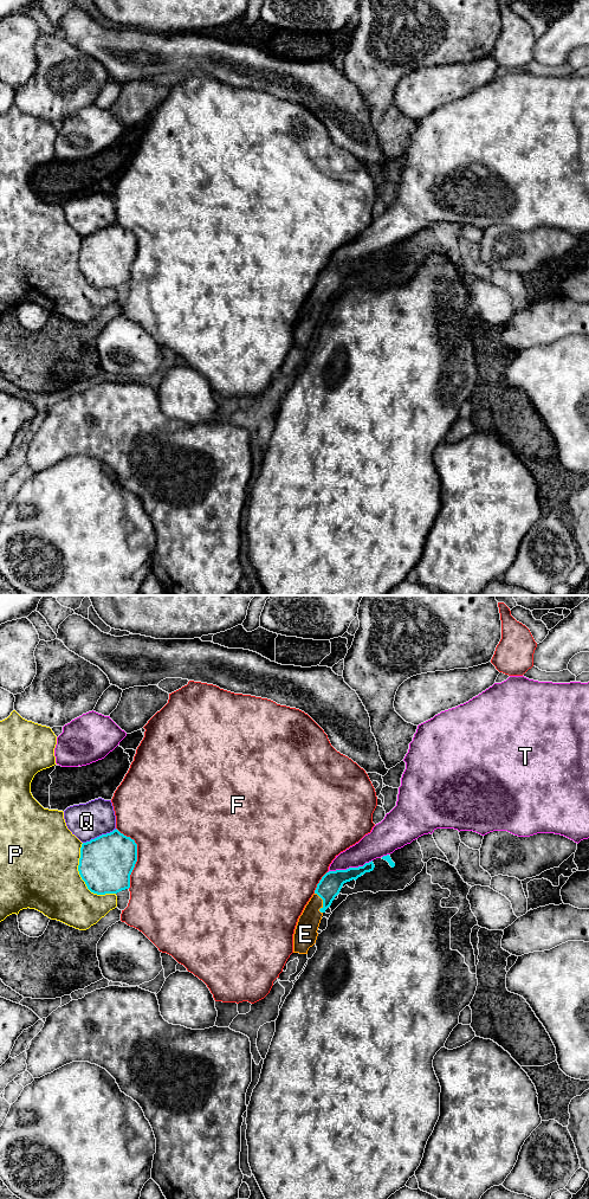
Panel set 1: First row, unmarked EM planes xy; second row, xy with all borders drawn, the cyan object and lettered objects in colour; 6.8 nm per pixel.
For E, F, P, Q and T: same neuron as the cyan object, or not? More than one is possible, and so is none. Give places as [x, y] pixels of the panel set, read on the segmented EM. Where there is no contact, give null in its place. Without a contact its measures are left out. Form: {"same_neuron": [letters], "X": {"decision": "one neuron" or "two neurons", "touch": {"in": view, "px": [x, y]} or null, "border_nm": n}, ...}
{"same_neuron": ["E"], "E": {"decision": "one neuron", "touch": {"in": "xy", "px": [323, 903]}, "border_nm": 150}, "F": {"decision": "two neurons", "touch": {"in": "xy", "px": [136, 856]}, "border_nm": 420}, "P": {"decision": "two neurons", "touch": {"in": "xy", "px": [82, 878]}, "border_nm": 420}, "Q": {"decision": "two neurons", "touch": {"in": "xy", "px": [99, 836]}, "border_nm": 260}, "T": {"decision": "two neurons", "touch": {"in": "xy", "px": [349, 868]}, "border_nm": 320}}

